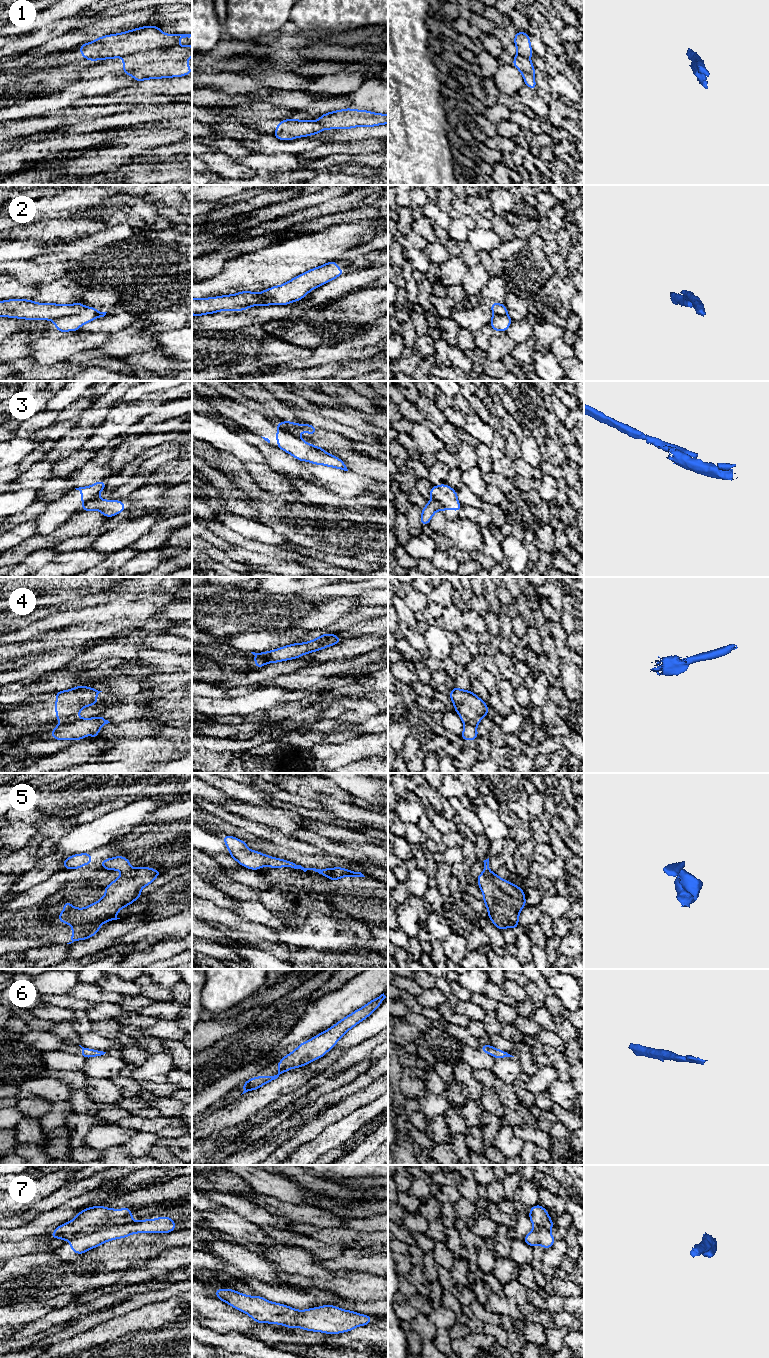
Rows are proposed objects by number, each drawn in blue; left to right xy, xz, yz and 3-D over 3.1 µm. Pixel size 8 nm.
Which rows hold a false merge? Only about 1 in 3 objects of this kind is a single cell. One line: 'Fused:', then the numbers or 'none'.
Fused: 1, 2, 3, 4, 5, 7

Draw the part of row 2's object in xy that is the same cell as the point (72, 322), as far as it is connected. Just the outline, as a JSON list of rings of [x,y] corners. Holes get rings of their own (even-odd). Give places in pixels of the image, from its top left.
[[[86,307],[80,313],[62,316],[52,321],[59,332],[78,331],[82,325],[96,318],[104,317],[106,313],[98,312],[95,307]]]

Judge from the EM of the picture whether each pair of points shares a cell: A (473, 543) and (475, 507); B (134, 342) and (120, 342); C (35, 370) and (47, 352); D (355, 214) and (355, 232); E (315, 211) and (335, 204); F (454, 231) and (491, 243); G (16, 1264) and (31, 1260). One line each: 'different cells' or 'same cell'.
A: different cells
B: same cell
C: different cells
D: different cells
E: same cell
F: different cells
G: same cell

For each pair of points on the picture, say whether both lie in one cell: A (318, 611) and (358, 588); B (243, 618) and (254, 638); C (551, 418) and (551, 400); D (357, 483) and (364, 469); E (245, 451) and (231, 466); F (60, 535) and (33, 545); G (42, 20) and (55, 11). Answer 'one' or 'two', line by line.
A: two
B: two
C: two
D: two
E: two
F: one
G: one

